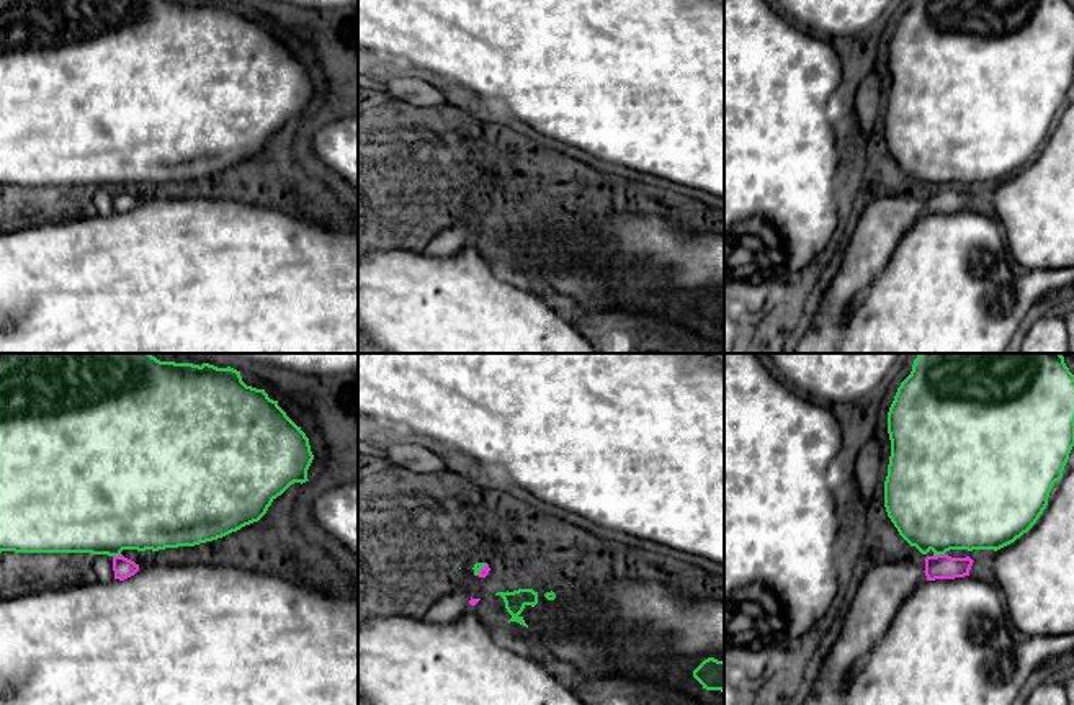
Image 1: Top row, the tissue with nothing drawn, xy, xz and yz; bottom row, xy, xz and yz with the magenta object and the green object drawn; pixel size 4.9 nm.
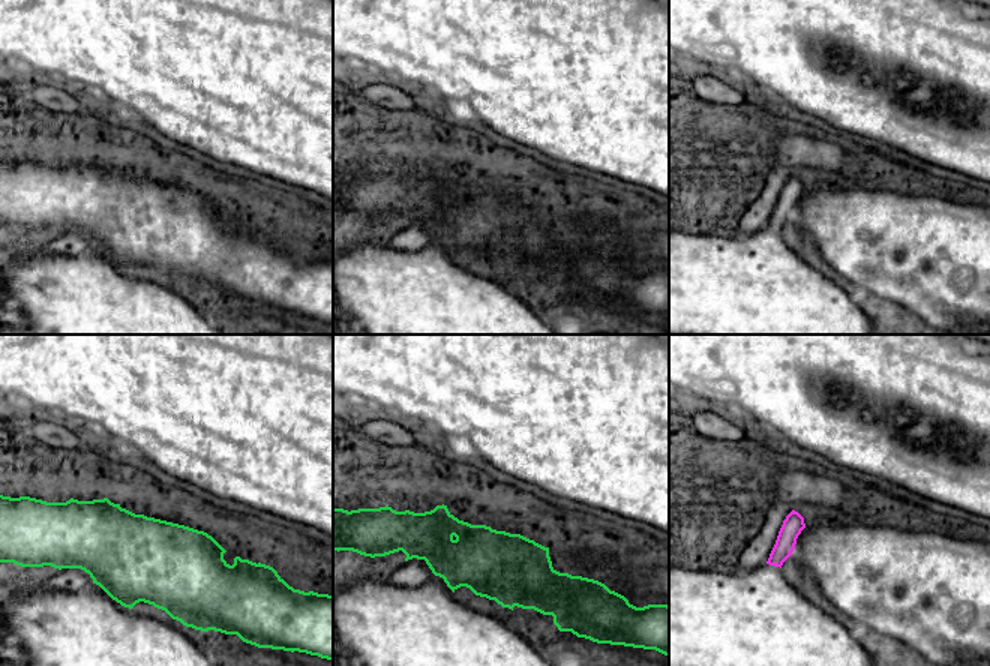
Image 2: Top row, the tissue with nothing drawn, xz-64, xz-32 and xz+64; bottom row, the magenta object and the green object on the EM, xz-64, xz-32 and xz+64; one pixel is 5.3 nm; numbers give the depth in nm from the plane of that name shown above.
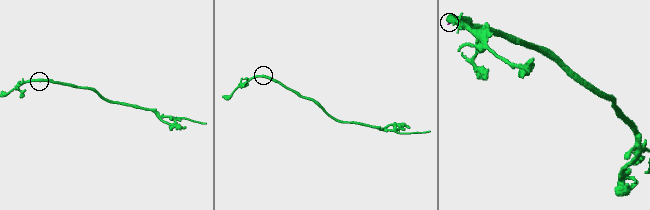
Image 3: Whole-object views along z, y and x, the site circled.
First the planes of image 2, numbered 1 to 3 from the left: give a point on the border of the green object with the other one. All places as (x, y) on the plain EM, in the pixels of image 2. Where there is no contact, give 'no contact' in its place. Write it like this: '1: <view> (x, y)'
1: no contact
2: no contact
3: no contact

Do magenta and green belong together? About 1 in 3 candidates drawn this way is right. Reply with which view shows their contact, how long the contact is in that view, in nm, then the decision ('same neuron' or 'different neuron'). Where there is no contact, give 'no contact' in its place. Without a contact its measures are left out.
meets magenta in yz; contact 60 nm long; different neuron

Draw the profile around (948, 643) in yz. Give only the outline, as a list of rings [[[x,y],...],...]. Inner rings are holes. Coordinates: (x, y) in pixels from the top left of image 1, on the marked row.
[[[973,576],[922,581],[904,599],[888,631],[850,680],[844,705],[1012,705],[1025,694],[1030,674],[1043,661],[1074,651],[1074,635],[1031,635],[1015,643],[1009,623],[997,584]]]

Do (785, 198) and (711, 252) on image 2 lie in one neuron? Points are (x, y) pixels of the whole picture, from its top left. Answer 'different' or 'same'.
same

